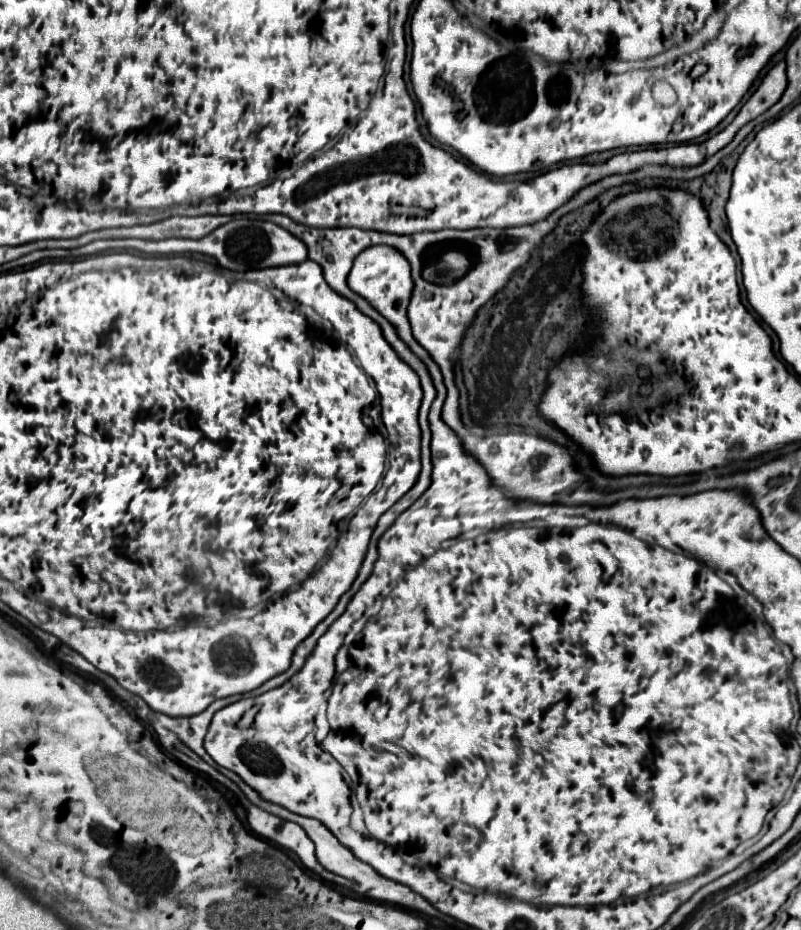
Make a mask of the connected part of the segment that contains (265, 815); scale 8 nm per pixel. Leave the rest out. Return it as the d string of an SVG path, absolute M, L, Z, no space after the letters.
M247 798L243 802L243 806L247 810L249 826L251 826L251 830L257 836L261 836L261 838L265 838L269 842L275 842L275 844L279 844L283 848L289 848L291 852L295 852L301 858L301 862L309 870L315 870L321 878L325 878L329 882L337 882L339 880L337 874L331 874L329 870L325 870L317 862L317 858L315 858L315 846L313 846L313 842L309 840L309 836L305 834L305 830L299 824L285 822L285 820L269 814L269 812L263 812L261 808L253 806Z

